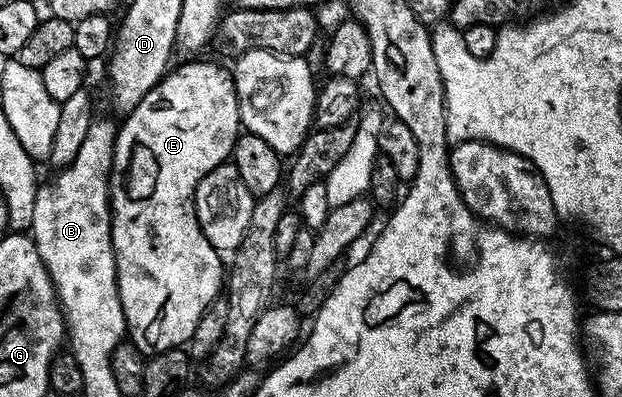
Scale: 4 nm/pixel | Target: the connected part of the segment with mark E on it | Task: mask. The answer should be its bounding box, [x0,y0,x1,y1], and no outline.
[110,62,242,356]

